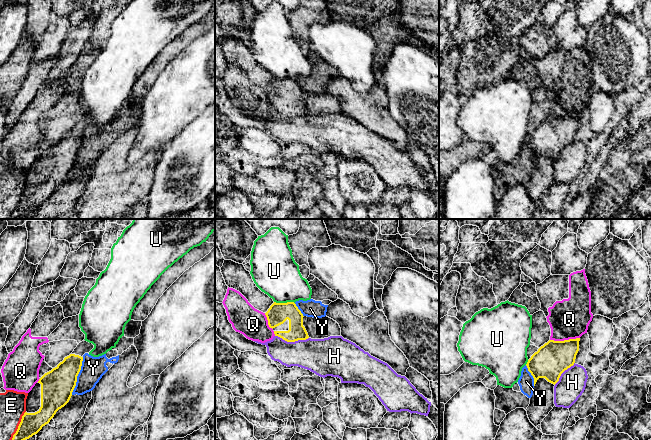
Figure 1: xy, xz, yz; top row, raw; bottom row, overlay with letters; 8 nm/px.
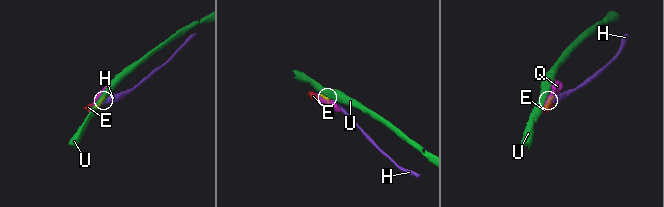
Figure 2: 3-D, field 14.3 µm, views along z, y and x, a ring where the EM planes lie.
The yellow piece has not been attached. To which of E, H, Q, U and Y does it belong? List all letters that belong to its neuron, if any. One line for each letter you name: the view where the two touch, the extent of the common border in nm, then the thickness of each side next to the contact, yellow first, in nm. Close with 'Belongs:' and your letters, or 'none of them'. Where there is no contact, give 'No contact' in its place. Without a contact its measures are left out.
Q: Touches yellow in yz. Shared border 240 nm. Thickness 280 nm (yellow) against 320 nm
Belongs: Q

